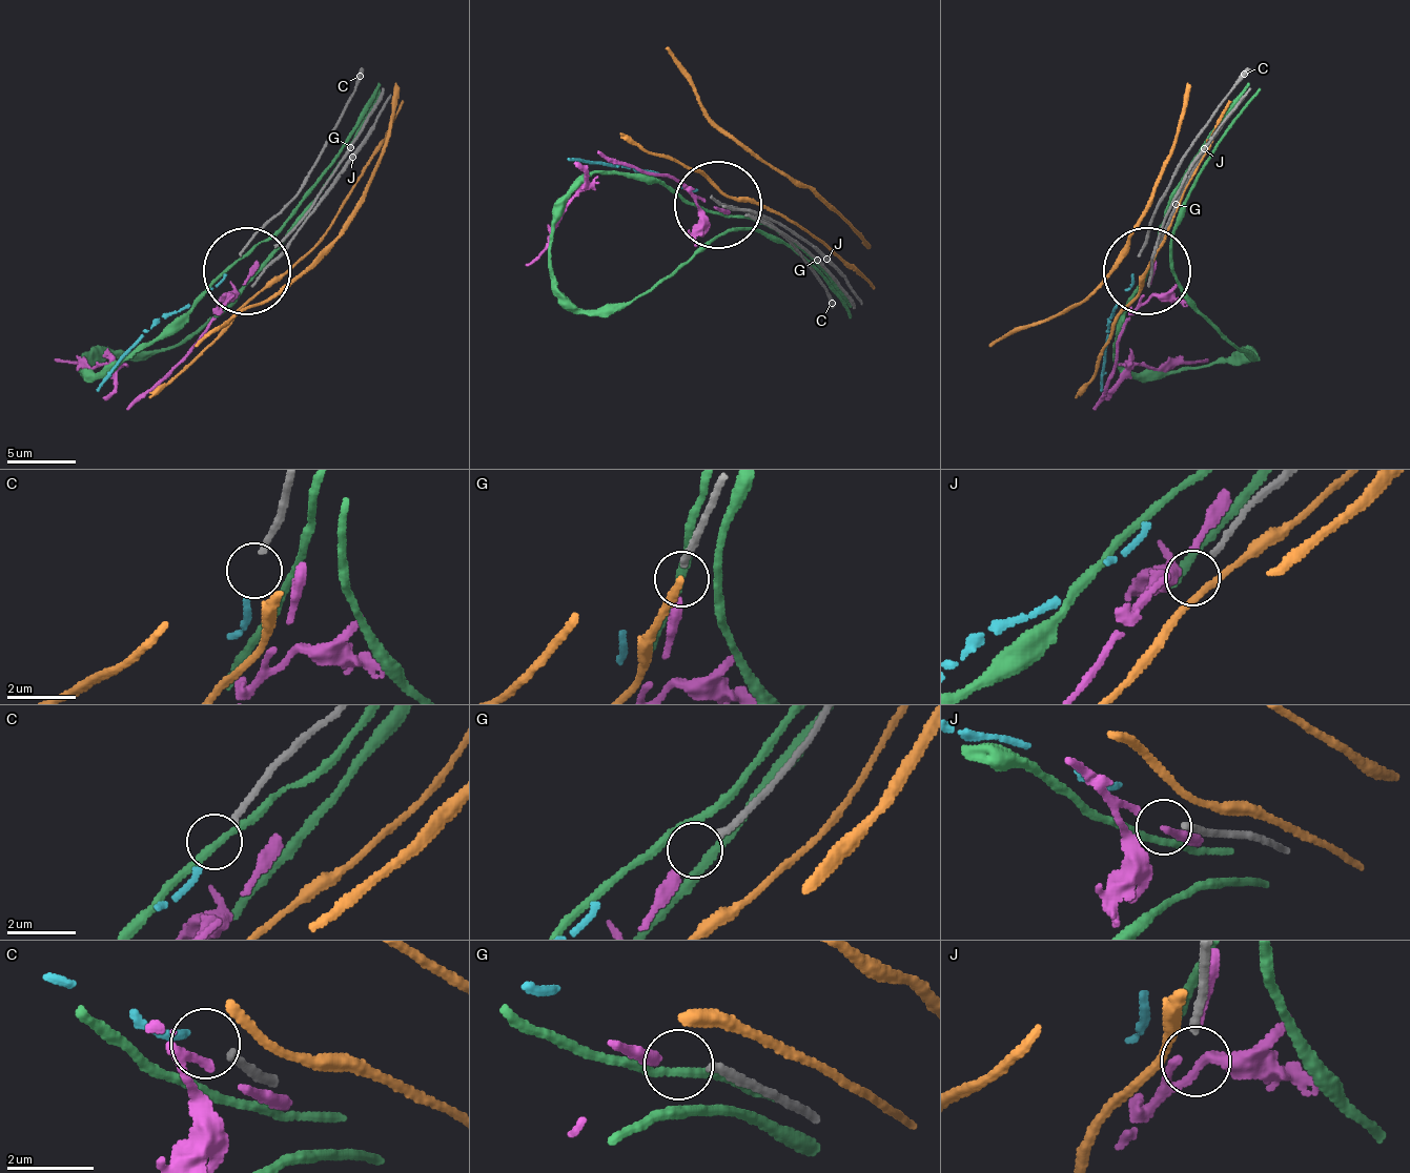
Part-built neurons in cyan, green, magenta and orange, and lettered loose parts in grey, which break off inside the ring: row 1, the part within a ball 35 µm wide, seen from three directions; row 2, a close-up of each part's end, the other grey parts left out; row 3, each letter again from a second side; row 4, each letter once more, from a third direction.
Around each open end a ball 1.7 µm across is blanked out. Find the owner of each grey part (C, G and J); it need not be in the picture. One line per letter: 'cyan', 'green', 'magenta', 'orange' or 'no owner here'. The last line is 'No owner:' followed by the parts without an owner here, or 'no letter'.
C: cyan
G: magenta
J: no owner here
No owner: J

